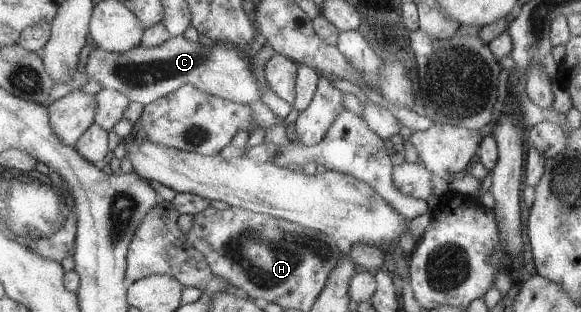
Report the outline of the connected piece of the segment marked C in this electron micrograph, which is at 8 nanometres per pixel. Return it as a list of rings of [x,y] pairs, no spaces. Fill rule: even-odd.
[[[171,36],[160,45],[136,46],[127,52],[109,52],[96,47],[89,55],[85,72],[89,81],[96,81],[104,88],[115,89],[129,100],[138,101],[144,106],[176,91],[184,84],[193,85],[200,91],[229,102],[251,104],[262,101],[262,95],[249,54],[230,44],[190,41],[184,36]]]

